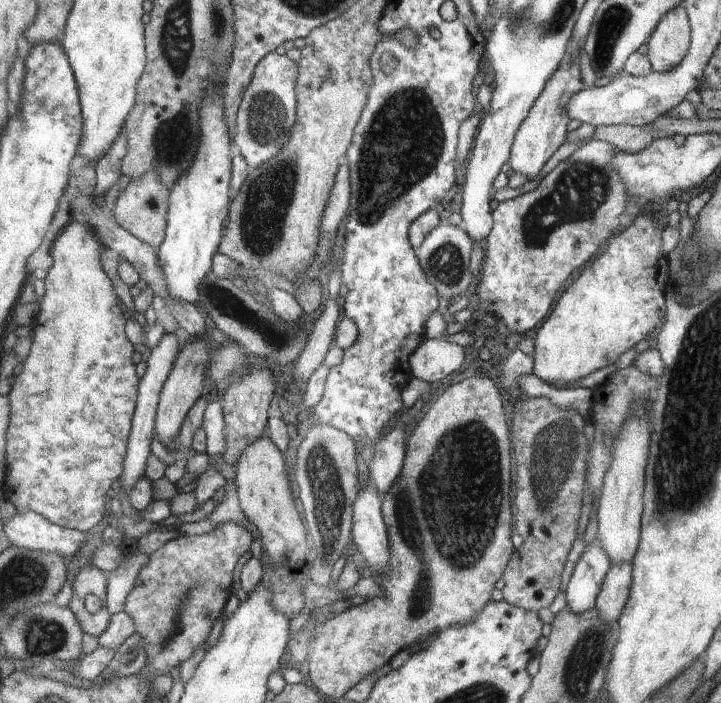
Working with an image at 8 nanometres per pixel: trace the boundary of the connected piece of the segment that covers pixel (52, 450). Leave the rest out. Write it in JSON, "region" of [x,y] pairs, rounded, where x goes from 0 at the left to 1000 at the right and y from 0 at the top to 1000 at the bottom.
{"region":[[[107,303],[104,314],[79,339],[74,353],[76,367],[75,378],[62,395],[65,404],[65,420],[57,431],[57,441],[49,452],[46,462],[47,489],[39,512],[32,521],[32,528],[24,533],[22,542],[14,558],[18,587],[15,589],[15,605],[12,606],[10,642],[12,646],[12,679],[10,683],[11,706],[19,714],[25,728],[47,727],[58,731],[72,743],[87,745],[125,757],[128,751],[147,743],[153,727],[147,725],[150,697],[155,688],[173,674],[173,657],[179,644],[182,615],[187,602],[187,589],[194,563],[193,549],[197,538],[191,535],[191,521],[186,515],[189,504],[187,489],[175,475],[175,438],[172,437],[154,393],[148,388],[143,371],[143,358],[148,351],[143,341],[130,327],[122,307]]]}

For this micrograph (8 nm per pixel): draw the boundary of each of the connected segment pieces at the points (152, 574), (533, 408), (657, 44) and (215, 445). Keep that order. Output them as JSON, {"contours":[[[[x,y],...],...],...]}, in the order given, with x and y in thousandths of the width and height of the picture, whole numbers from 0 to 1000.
{"contours":[[[[318,741],[280,761],[250,760],[209,788],[209,798],[191,822],[173,865],[189,885],[189,899],[194,898],[201,905],[211,956],[207,963],[214,964],[232,956],[239,959],[241,947],[264,936],[269,922],[286,912],[295,890],[294,885],[308,873],[308,865],[313,862],[313,851],[318,849],[316,831],[322,831],[325,808],[330,797],[337,795],[340,787],[345,787],[351,770],[347,758],[338,747]]],[[[724,562],[723,568],[718,568],[713,576],[709,578],[707,595],[710,596],[710,626],[714,627],[716,643],[716,757],[725,762],[725,777],[717,782],[714,789],[709,791],[707,802],[702,808],[699,825],[696,826],[695,838],[699,853],[705,859],[714,861],[716,863],[724,863],[734,869],[748,869],[750,865],[761,863],[768,849],[777,841],[777,828],[779,822],[779,811],[782,811],[782,802],[785,802],[785,794],[788,794],[788,785],[791,785],[791,777],[796,771],[799,762],[799,751],[802,751],[802,740],[804,740],[804,720],[807,720],[807,708],[814,708],[814,703],[810,700],[810,691],[813,691],[813,649],[816,649],[816,629],[813,629],[813,617],[810,617],[810,597],[807,592],[802,592],[799,582],[784,582],[771,573],[767,573],[760,565],[734,565]]],[[[943,7],[926,17],[897,63],[897,81],[907,101],[917,104],[940,95],[958,65],[958,36],[953,13]]],[[[295,570],[287,575],[282,589],[280,609],[287,613],[287,639],[288,649],[302,651],[312,642],[312,600],[307,570]]]]}

